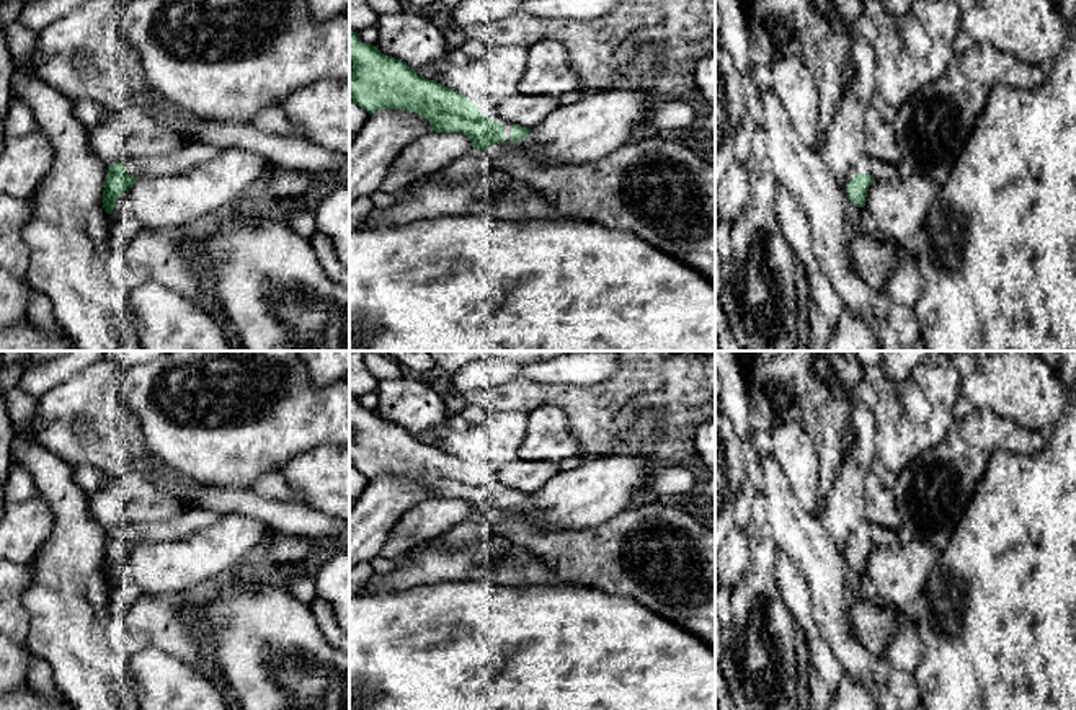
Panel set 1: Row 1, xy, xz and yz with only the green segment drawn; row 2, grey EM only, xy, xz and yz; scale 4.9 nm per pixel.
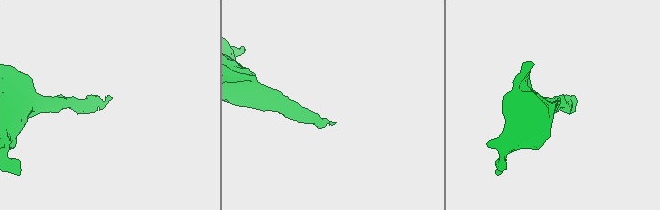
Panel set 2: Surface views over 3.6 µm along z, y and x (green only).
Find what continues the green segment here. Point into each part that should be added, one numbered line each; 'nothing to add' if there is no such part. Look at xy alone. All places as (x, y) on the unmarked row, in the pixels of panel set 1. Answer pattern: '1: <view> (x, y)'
1: xy (195, 519)

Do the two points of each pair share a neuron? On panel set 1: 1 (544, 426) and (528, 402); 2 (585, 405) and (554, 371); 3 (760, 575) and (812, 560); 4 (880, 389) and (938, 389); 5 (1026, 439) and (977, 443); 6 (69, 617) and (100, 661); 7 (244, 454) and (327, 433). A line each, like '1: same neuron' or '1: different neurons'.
1: different neurons
2: different neurons
3: different neurons
4: same neuron
5: same neuron
6: same neuron
7: same neuron

